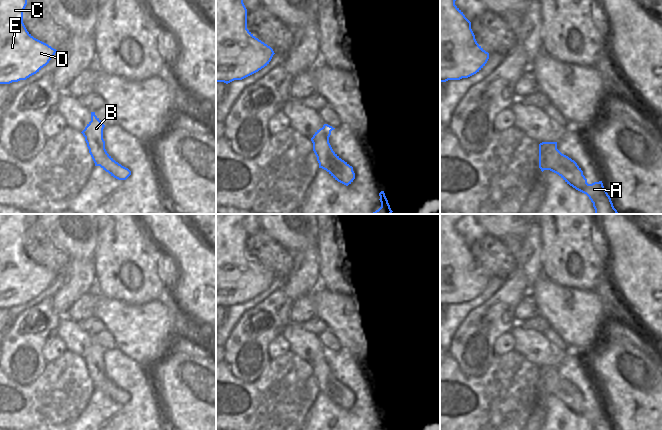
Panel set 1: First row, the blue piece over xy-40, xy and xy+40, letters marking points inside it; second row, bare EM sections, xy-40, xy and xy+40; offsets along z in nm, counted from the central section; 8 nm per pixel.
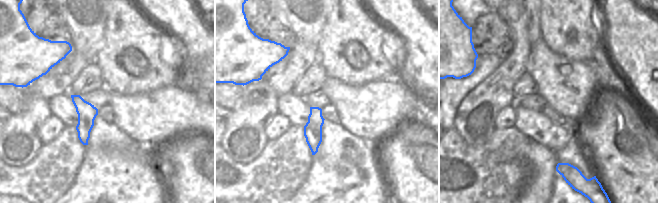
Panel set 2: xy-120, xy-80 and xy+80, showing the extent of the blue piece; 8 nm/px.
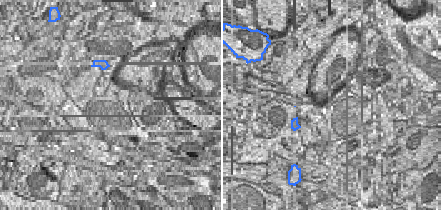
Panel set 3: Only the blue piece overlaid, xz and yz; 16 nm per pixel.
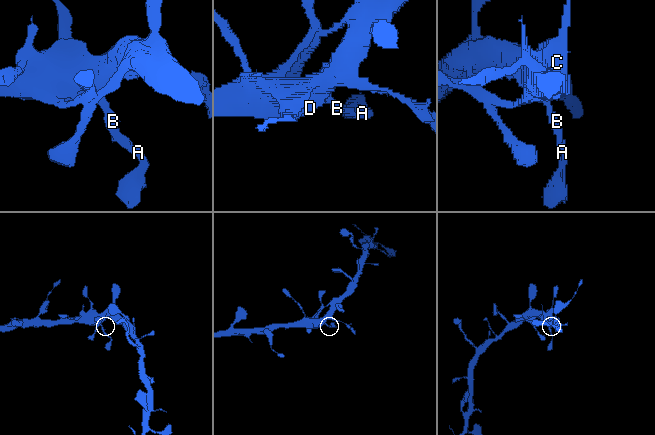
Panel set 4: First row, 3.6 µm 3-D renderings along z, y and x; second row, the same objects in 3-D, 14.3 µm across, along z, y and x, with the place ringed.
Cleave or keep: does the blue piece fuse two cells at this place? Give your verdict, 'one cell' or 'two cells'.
one cell

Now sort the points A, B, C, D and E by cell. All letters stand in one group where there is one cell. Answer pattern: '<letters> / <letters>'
A B C D E

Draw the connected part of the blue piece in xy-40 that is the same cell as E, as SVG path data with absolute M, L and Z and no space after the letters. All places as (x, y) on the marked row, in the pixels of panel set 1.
M0 0L0 84L26 80L57 51L27 31L23 23L26 5L27 0Z

